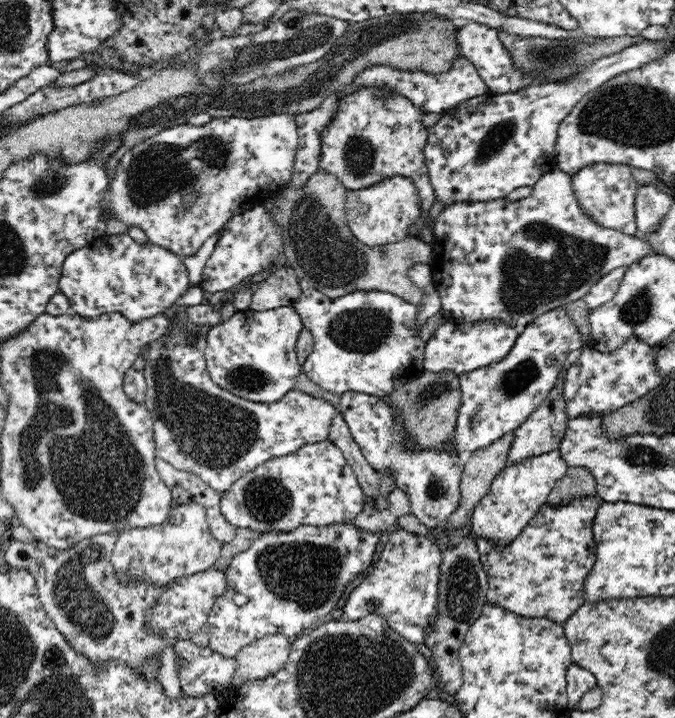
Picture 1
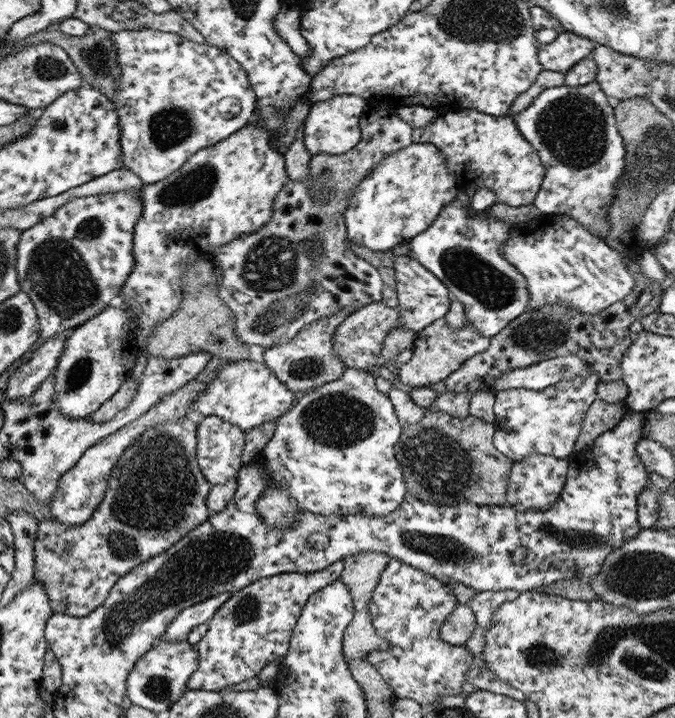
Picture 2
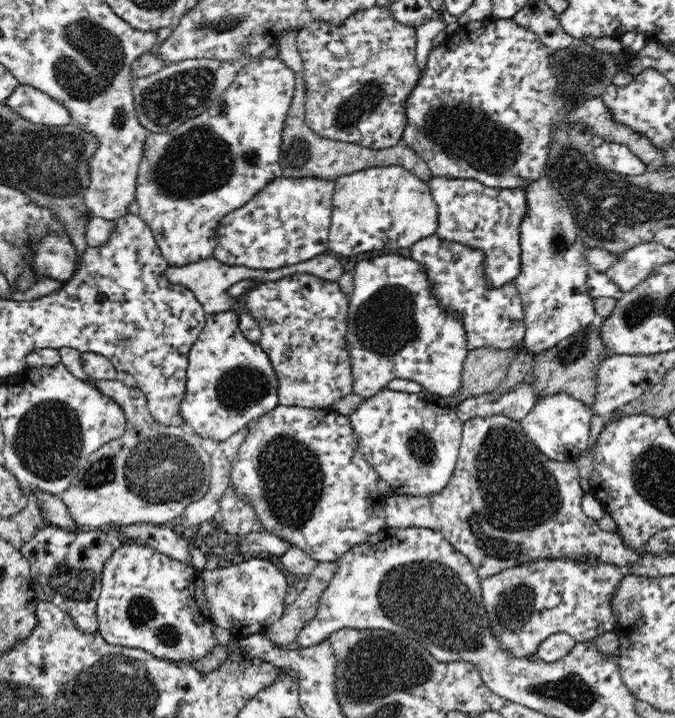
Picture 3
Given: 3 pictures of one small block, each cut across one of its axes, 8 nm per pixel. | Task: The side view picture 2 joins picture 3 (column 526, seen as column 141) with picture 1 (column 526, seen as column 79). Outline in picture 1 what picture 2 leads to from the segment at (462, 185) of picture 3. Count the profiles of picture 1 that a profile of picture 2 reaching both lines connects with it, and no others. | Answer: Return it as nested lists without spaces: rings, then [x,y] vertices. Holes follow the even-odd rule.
[[[558,168],[547,172],[534,184],[531,193],[526,197],[518,200],[518,202],[510,202],[506,198],[498,198],[488,202],[456,202],[445,209],[437,216],[432,226],[433,240],[430,242],[432,247],[431,273],[441,299],[442,309],[448,310],[454,320],[463,323],[484,323],[485,321],[502,322],[512,328],[519,330],[526,329],[526,326],[539,318],[542,314],[547,314],[550,310],[565,307],[568,302],[575,302],[583,299],[588,294],[590,287],[605,274],[608,274],[614,268],[628,267],[632,262],[640,260],[643,256],[655,254],[655,250],[645,241],[645,237],[640,235],[632,236],[624,234],[618,230],[604,228],[596,224],[586,213],[580,208],[577,201],[575,191],[571,185],[571,175],[562,172]]]

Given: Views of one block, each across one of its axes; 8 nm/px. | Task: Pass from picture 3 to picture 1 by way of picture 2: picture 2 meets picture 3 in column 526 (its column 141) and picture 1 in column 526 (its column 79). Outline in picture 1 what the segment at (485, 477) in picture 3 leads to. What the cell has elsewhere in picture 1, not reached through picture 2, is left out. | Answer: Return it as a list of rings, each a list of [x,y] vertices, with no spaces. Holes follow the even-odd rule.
[[[596,494],[576,498],[566,506],[544,504],[528,522],[528,526],[522,529],[520,536],[508,542],[508,546],[496,546],[485,538],[475,537],[480,563],[488,578],[487,602],[528,618],[547,618],[560,623],[568,620],[586,603],[582,590],[596,560],[592,524],[602,501]]]

